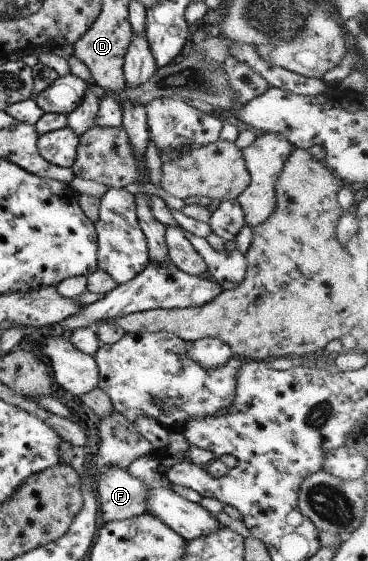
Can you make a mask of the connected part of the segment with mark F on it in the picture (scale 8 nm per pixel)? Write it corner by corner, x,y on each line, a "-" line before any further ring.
109,465
98,474
96,491
99,497
100,522
128,519
146,512
146,486
141,480
129,476
126,469

